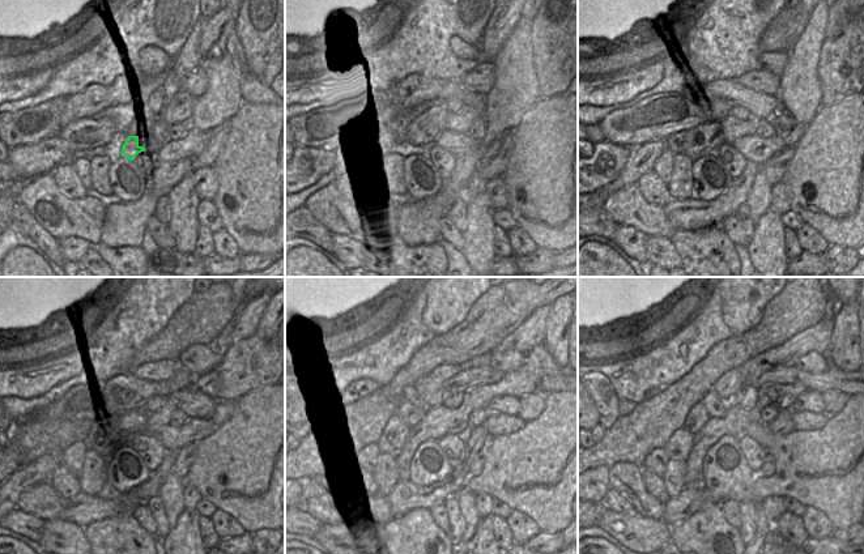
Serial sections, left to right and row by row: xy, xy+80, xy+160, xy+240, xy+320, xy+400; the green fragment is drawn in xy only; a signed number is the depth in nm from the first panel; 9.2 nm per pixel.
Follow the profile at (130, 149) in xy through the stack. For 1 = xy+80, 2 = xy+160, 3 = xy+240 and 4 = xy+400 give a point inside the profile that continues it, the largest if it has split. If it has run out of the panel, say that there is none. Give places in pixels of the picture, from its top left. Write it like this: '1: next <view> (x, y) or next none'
1: next xy+80 (456, 143)
2: next xy+160 (758, 150)
3: next xy+240 (195, 430)
4: next xy+400 (801, 420)

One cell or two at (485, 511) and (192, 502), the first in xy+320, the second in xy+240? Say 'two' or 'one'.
one

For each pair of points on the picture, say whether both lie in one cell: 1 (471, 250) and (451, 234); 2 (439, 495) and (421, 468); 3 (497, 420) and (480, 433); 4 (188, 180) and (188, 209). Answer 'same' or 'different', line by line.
1: different
2: different
3: different
4: same

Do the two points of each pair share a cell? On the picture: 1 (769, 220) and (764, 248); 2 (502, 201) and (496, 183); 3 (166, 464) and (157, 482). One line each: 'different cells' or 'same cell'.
1: same cell
2: same cell
3: same cell

